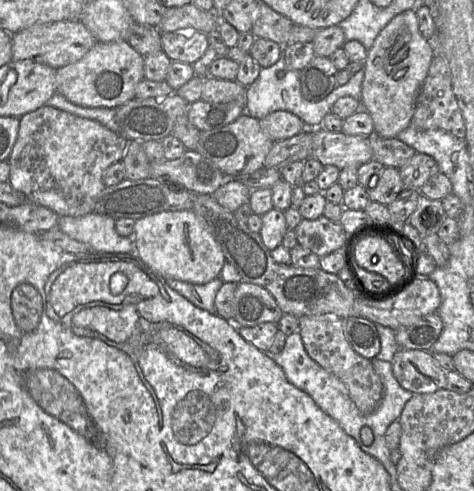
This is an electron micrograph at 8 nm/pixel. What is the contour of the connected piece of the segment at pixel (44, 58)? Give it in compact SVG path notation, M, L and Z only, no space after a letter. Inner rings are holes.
M80 20L36 24L12 35L12 59L30 59L59 69L79 61L95 44L95 38Z

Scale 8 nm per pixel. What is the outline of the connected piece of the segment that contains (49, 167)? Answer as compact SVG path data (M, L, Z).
M48 105L24 114L19 120L18 136L7 159L10 165L9 184L28 200L51 209L59 216L80 217L94 212L99 196L106 188L103 174L110 165L122 160L128 141L95 120Z

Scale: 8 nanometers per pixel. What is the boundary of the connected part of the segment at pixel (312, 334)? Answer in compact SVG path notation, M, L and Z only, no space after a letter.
M334 314L301 316L298 331L308 355L345 384L358 410L363 414L373 412L382 400L384 387L371 360L359 355L347 341L345 320Z

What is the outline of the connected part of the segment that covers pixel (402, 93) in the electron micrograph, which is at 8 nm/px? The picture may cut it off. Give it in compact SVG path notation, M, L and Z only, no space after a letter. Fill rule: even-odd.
M415 9L396 15L379 33L364 61L361 95L361 107L371 116L377 137L396 138L410 126L432 58L433 48L419 31Z

